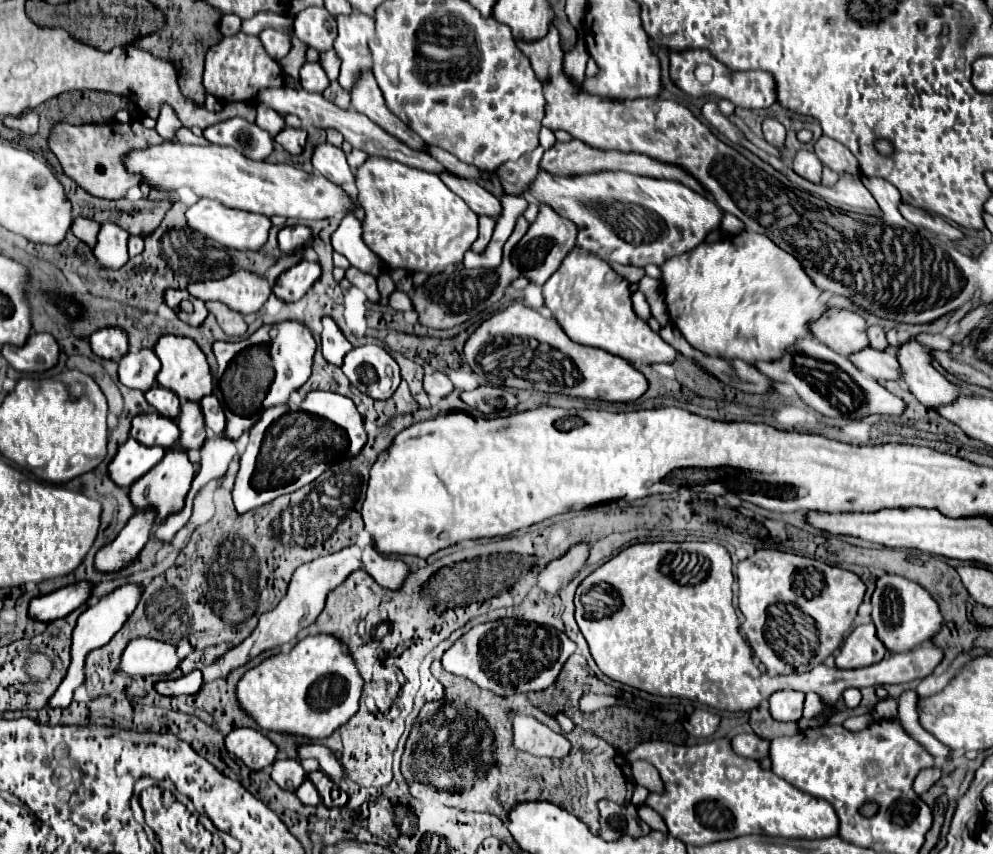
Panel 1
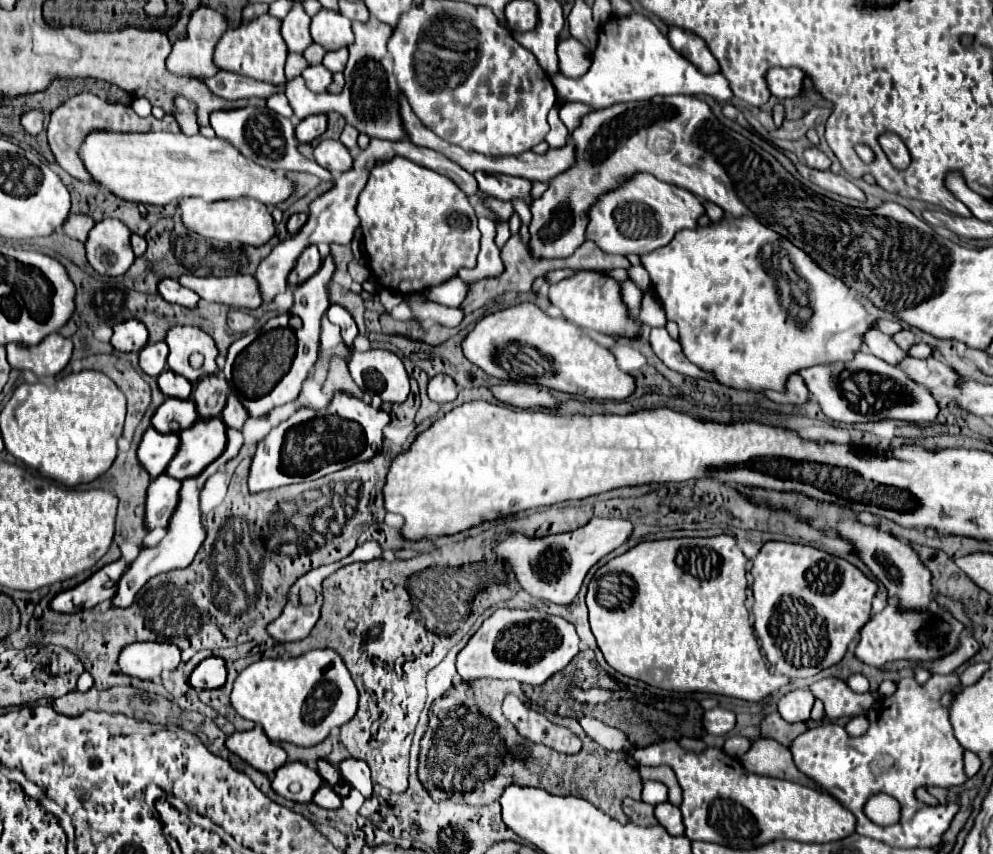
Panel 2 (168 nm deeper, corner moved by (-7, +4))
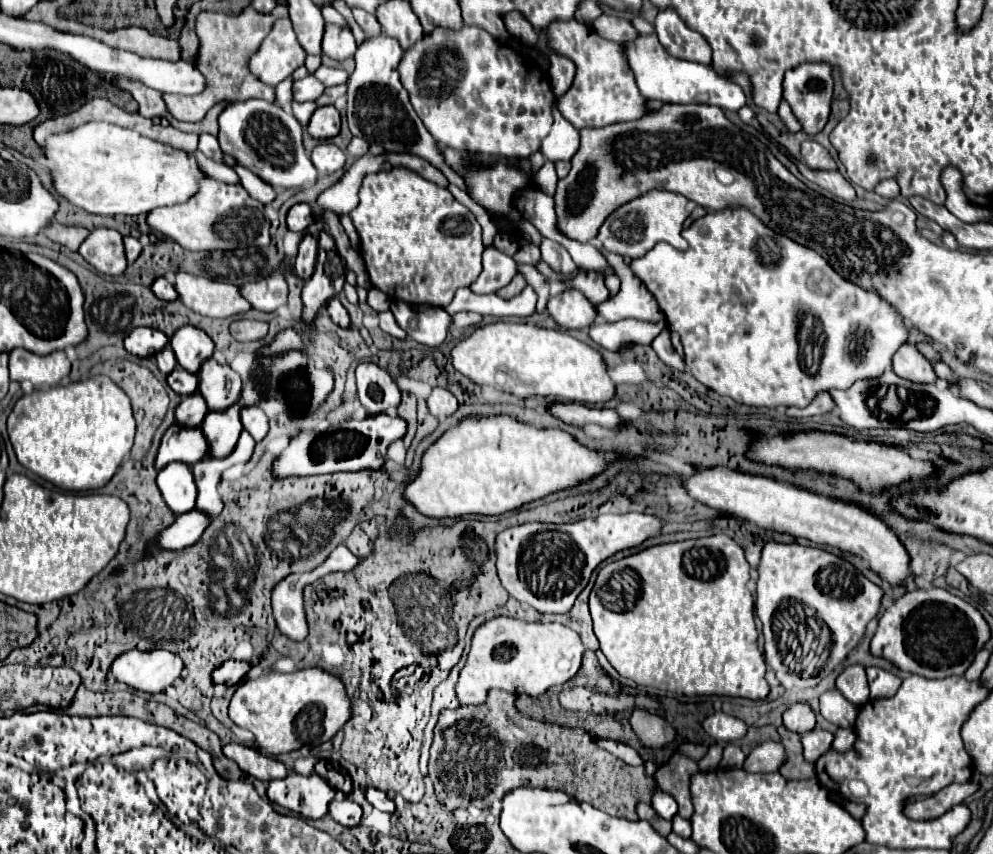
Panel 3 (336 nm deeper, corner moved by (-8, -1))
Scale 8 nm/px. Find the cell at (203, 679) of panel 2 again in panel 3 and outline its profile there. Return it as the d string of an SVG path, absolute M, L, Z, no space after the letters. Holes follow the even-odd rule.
M226 661L222 667L218 667L214 673L212 673L212 679L214 683L224 683L224 685L236 685L248 671L252 669L250 663L246 661Z

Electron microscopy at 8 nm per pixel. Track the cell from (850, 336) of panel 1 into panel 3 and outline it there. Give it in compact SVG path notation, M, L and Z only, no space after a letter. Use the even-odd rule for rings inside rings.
M910 343L900 347L900 351L894 355L892 369L898 377L914 381L914 383L936 383L938 381L932 369L932 363Z

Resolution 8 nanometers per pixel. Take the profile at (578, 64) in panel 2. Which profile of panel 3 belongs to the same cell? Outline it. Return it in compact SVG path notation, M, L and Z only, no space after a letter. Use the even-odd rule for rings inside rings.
M554 53L550 55L550 85L552 85L552 91L554 91L554 97L558 99L560 95L564 95L568 89L570 89L570 83L574 79L574 63L570 59L564 59L564 57L556 57Z

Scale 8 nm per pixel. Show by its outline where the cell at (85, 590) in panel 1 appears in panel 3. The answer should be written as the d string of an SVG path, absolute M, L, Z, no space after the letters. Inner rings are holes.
M198 509L178 515L178 519L158 535L158 545L162 549L184 549L200 539L204 529L210 525L210 517Z

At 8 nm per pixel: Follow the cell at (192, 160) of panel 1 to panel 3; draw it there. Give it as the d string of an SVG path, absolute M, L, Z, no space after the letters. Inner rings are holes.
M92 121L66 133L54 133L50 139L46 139L42 151L46 159L52 161L50 175L56 195L64 197L70 205L76 205L94 215L140 215L156 207L184 203L198 191L198 179L204 177L204 173L198 169L194 159L188 157L186 151L178 151L170 145L142 137L132 129L102 121Z

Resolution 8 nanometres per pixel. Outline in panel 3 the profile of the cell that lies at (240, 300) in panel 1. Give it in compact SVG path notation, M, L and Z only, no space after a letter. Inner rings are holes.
M178 271L174 289L178 289L178 299L192 309L194 313L202 313L202 307L208 307L208 317L234 317L250 311L250 303L240 295L238 287L232 283L222 283L216 279L192 275Z

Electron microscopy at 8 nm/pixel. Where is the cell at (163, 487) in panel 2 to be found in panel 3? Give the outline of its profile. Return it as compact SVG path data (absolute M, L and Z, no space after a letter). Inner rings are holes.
M170 463L170 467L162 467L158 473L158 487L166 505L174 513L180 515L194 509L196 487L192 471L186 463Z

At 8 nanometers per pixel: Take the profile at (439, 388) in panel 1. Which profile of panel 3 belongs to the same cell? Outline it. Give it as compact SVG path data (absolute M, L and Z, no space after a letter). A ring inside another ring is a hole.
M436 387L428 399L428 409L436 419L444 419L444 417L450 417L458 409L458 401L450 391Z

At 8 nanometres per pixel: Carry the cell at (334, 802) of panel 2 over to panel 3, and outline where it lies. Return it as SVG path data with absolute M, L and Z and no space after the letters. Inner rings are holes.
M350 799L346 801L332 801L330 805L330 815L334 821L338 821L344 827L356 827L362 817L362 807Z

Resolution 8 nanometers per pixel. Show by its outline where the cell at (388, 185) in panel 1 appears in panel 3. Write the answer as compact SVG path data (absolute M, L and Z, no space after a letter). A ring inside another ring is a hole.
M392 167L388 171L366 175L360 189L360 203L350 217L360 237L360 255L370 275L370 283L394 301L446 307L454 299L456 289L470 287L482 271L484 245L476 217L458 203L448 189L422 179L406 167Z

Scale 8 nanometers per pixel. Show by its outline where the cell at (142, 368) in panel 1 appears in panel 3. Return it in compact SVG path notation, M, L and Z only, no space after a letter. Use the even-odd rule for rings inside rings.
M166 347L164 351L160 351L160 353L156 355L156 361L158 361L158 367L160 367L160 371L162 371L164 375L168 375L170 371L174 371L174 367L178 365L172 347Z

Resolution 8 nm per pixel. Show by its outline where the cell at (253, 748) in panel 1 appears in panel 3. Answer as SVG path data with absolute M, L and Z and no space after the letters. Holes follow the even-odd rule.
M230 743L230 745L224 745L224 755L228 759L236 761L244 773L248 773L260 781L272 781L272 779L284 779L286 777L284 763L280 763L274 757L266 757L266 755L250 749L250 747Z

